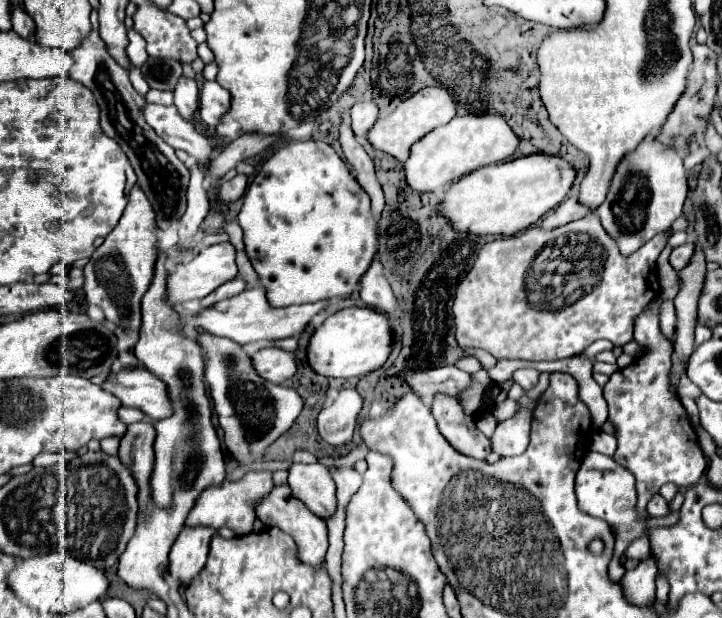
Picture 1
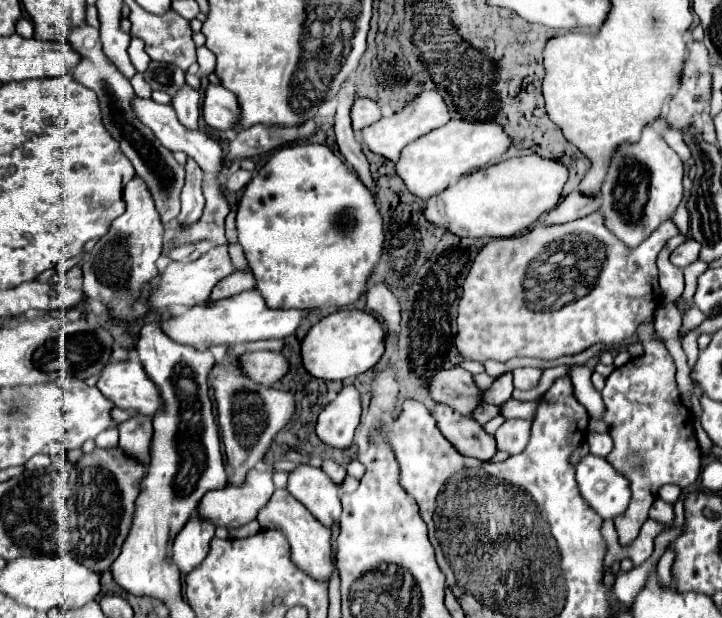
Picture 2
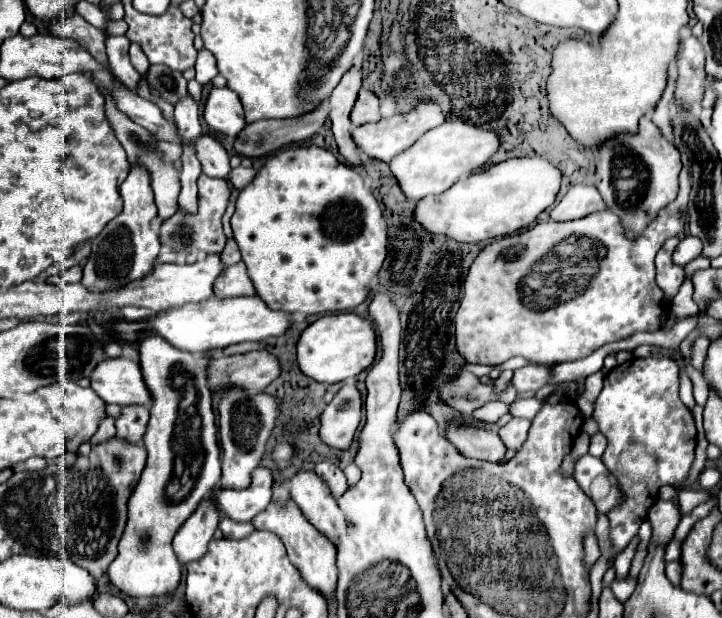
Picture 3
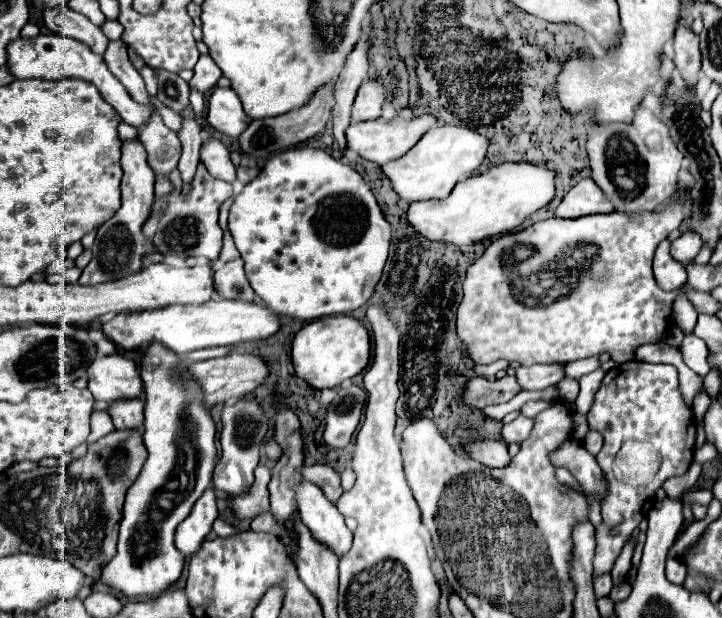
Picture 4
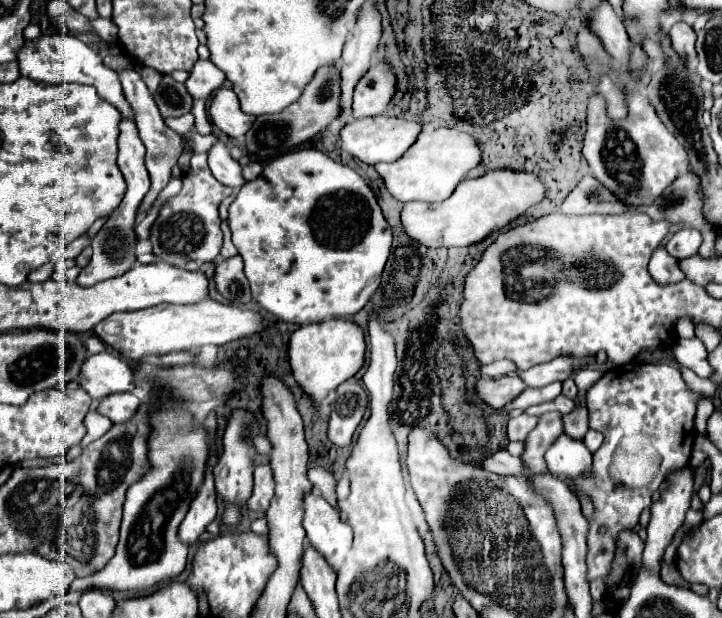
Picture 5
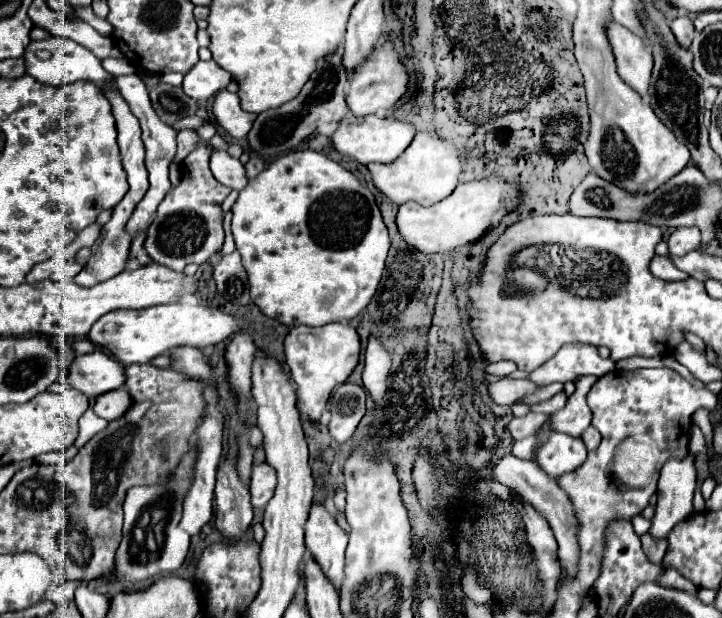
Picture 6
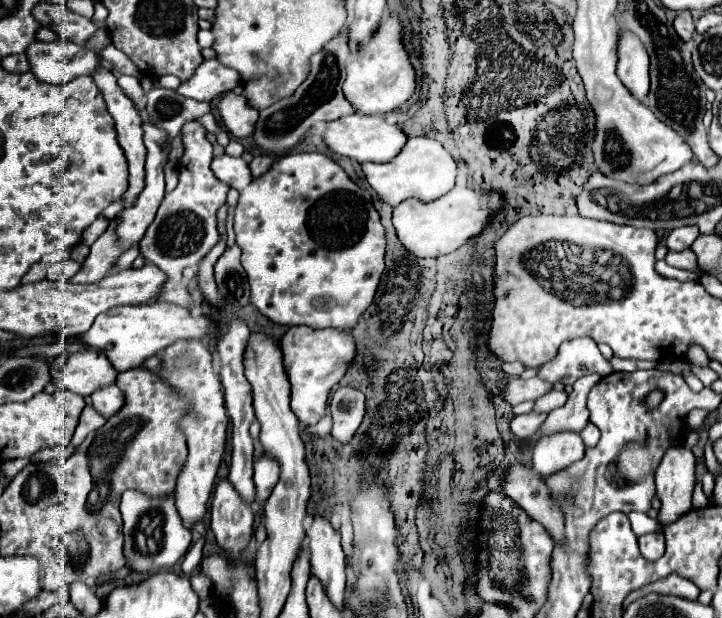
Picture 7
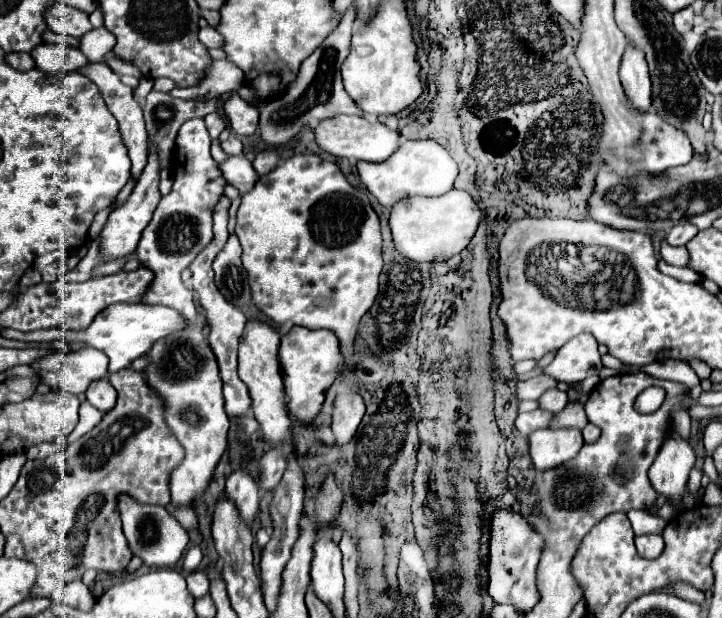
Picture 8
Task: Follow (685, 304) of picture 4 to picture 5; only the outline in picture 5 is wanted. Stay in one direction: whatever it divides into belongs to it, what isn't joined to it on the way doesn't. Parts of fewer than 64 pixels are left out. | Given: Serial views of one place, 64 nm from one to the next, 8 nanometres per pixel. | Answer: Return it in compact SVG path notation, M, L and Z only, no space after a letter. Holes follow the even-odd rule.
M684 316L676 322L676 334L678 334L678 338L692 338L694 336L694 324L692 324L692 320L688 320L688 316Z

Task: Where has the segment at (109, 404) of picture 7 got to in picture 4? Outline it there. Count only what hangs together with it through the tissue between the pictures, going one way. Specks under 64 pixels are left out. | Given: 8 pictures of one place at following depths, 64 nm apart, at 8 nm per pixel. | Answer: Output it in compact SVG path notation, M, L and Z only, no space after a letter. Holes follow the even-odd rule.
M145 393L136 400L118 400L108 410L116 430L138 430L144 424Z

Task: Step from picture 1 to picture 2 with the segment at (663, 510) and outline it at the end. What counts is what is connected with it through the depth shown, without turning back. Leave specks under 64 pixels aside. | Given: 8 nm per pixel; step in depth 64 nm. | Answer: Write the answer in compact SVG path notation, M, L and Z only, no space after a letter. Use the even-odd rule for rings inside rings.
M654 500L652 508L650 508L650 518L658 520L658 522L664 522L664 524L672 524L672 520L674 520L672 504L668 504L664 500Z

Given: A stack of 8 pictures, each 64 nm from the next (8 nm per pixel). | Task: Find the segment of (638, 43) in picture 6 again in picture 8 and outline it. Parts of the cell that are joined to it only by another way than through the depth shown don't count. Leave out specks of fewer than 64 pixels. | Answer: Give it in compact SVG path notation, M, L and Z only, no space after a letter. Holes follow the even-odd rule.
M628 46L620 64L620 80L622 86L638 110L648 110L652 102L652 86L648 64L644 60L644 52L634 46Z

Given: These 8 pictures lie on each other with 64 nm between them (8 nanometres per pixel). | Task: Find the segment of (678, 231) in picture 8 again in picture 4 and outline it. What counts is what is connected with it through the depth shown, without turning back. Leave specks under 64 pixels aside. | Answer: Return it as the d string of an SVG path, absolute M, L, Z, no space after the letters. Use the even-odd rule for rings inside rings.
M684 232L680 238L676 238L672 242L672 248L670 248L670 254L678 260L678 262L690 262L696 258L696 254L700 252L702 248L702 238L696 234L696 232Z

